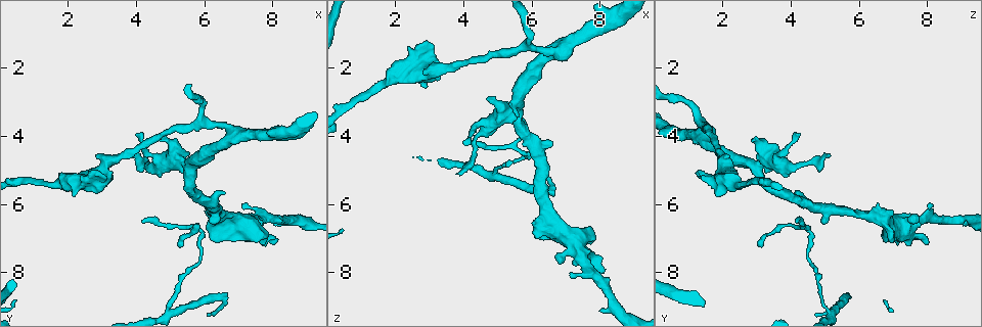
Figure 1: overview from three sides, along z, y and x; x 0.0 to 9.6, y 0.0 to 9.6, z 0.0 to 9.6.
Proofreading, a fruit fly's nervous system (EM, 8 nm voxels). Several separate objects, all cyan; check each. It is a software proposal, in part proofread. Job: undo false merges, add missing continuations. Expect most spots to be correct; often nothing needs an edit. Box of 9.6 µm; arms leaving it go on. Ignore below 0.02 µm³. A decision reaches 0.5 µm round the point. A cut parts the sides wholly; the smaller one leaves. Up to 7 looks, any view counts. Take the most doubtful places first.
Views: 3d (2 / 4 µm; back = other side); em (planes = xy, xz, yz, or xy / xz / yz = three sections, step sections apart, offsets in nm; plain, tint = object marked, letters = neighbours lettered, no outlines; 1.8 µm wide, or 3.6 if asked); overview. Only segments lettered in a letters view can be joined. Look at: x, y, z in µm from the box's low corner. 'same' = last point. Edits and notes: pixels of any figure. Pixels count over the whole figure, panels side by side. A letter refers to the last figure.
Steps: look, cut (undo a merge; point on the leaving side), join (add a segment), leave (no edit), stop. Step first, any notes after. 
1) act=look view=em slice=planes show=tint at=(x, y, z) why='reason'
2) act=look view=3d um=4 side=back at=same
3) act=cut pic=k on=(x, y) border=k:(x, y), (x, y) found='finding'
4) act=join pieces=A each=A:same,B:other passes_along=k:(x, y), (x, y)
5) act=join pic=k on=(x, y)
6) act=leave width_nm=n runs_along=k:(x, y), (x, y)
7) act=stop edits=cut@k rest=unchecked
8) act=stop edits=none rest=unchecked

act=look view=3d um=2 at=(6.35, 6.40, 6.70) why='abrupt turn'

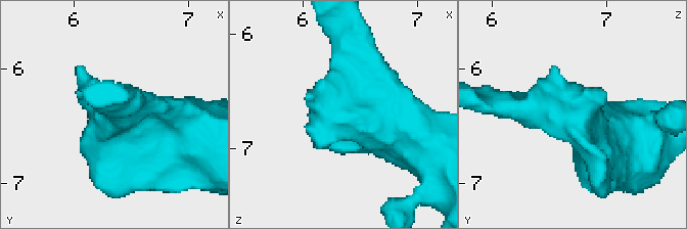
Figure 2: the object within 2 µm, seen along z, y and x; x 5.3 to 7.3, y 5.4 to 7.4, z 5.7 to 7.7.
act=look view=em slice=planes show=plain at=(6.40, 6.36, 6.66) why='need the tissue'

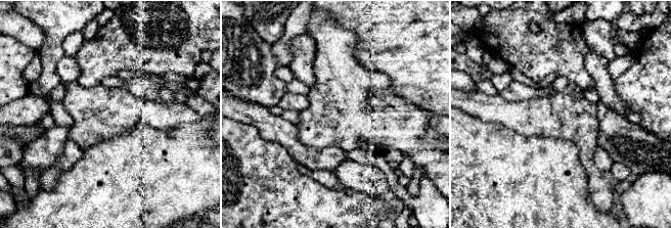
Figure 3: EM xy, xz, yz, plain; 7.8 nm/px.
act=look view=em slice=planes show=letters at=same

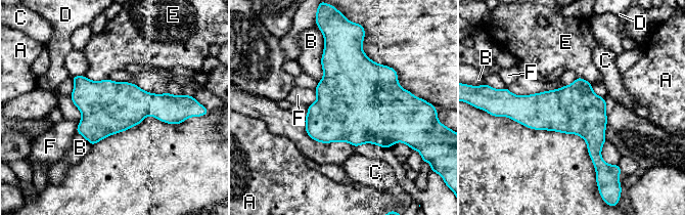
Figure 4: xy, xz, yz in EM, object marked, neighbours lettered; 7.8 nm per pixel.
act=leave width_nm=400 each=A:other,B:other,C:other,D:other,E:other,F:other found='one neuron here'

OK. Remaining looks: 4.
act=look view=3d um=4 at=(4.20, 6.50, 4.15)

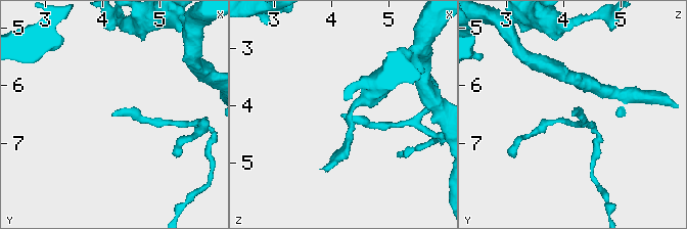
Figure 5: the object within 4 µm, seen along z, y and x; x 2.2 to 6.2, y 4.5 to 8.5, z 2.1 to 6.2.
act=look view=em slice=planes show=letters at=(4.15, 6.50, 4.15) why='shape alone is not enough'

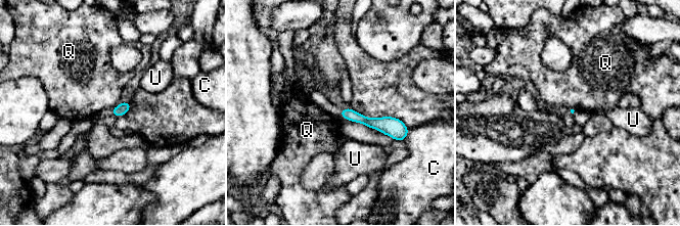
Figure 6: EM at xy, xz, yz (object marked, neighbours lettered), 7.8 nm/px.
act=leave each=C:other,Q:other,U:other runs_along=6:(344, 112), (368, 122), (400, 127) found='no lettered segment goes on from it'

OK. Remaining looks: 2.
act=look view=3d um=2 at=(5.40, 7.25, 3.15) why='an open end'

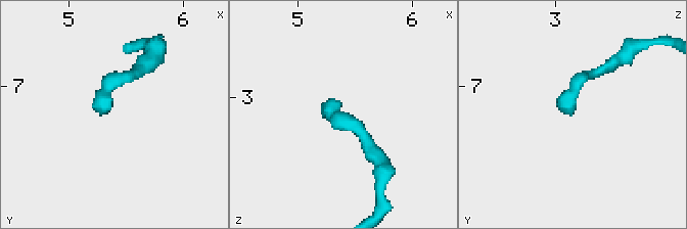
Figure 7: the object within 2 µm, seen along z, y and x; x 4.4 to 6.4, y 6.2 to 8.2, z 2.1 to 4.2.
act=look view=em slice=planes show=letters at=(5.34, 7.22, 3.16)

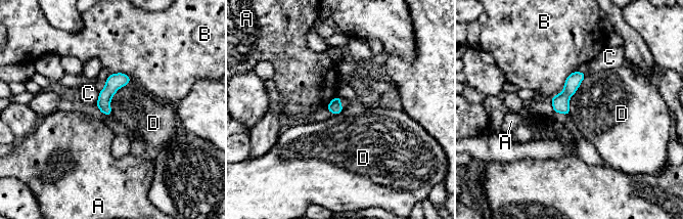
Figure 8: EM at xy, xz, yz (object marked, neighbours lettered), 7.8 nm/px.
act=leave longest_contact=D:360nm each=A:other,B:other,C:other,D:other found='no lettered segment goes on from it'

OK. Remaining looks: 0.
act=stop edits=none rest=unchecked

